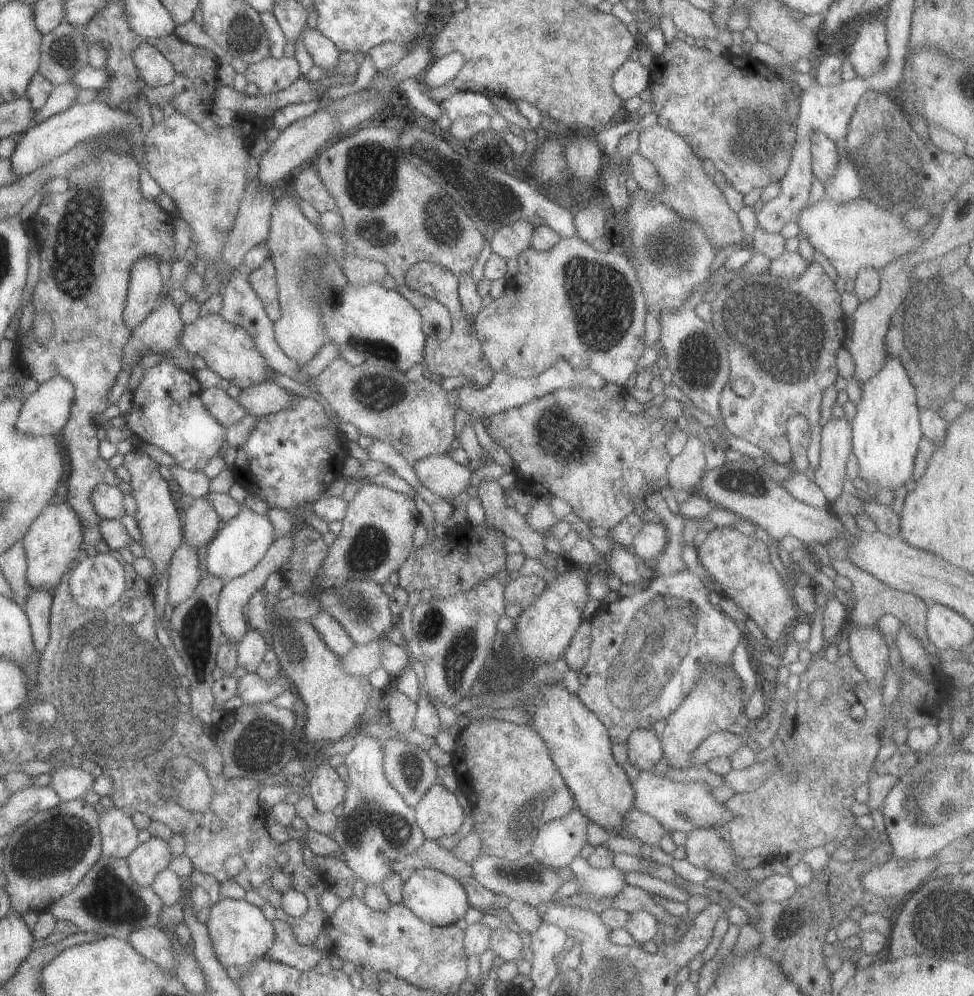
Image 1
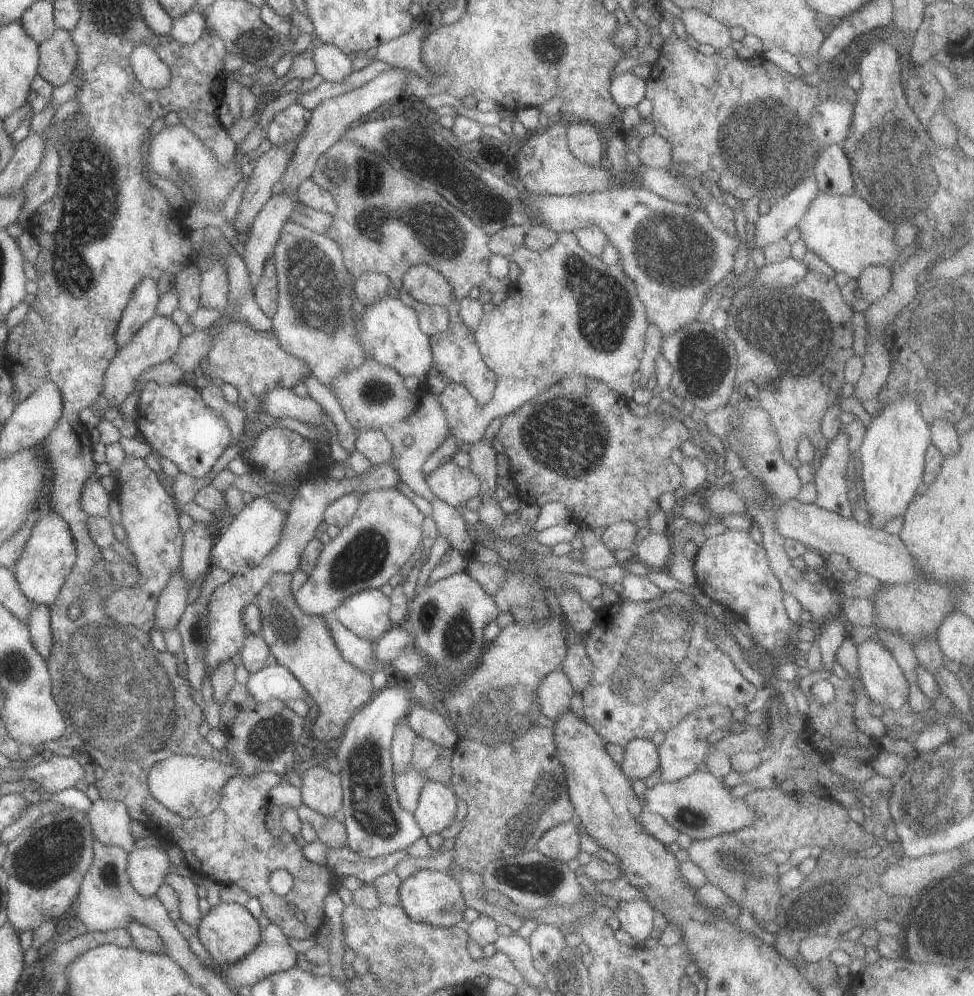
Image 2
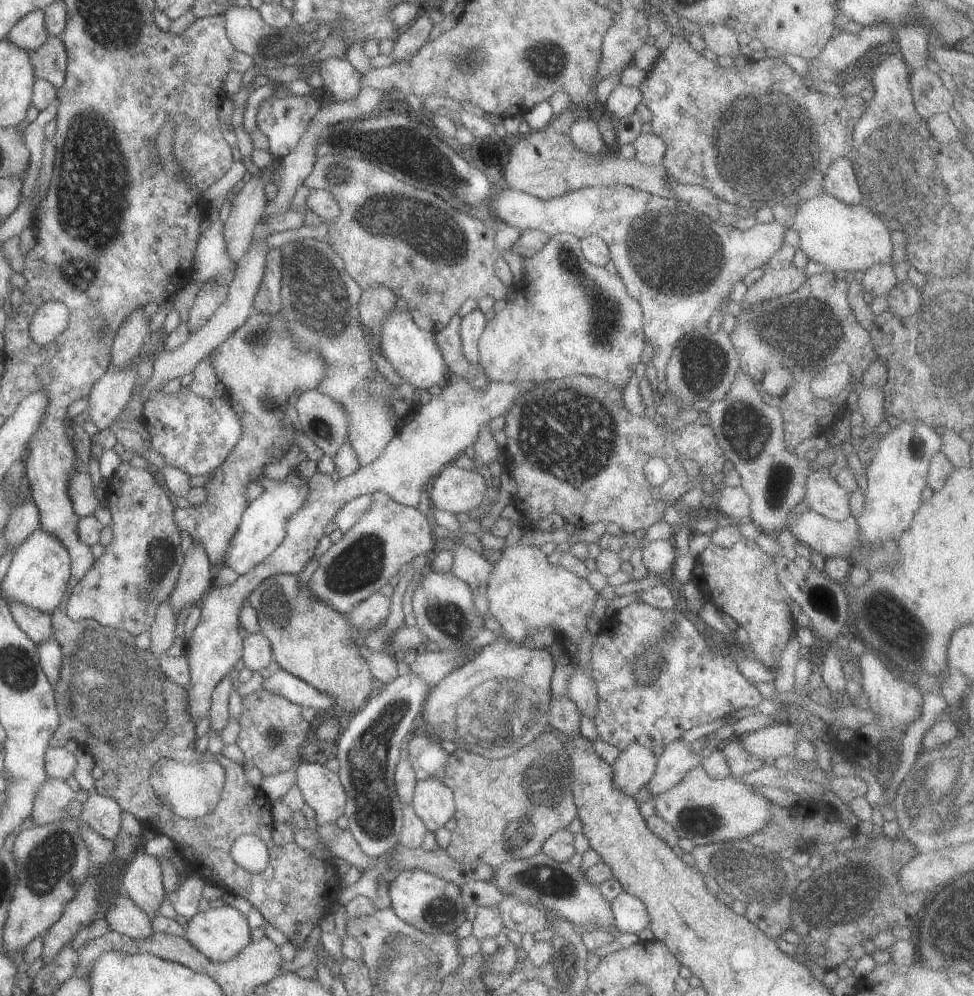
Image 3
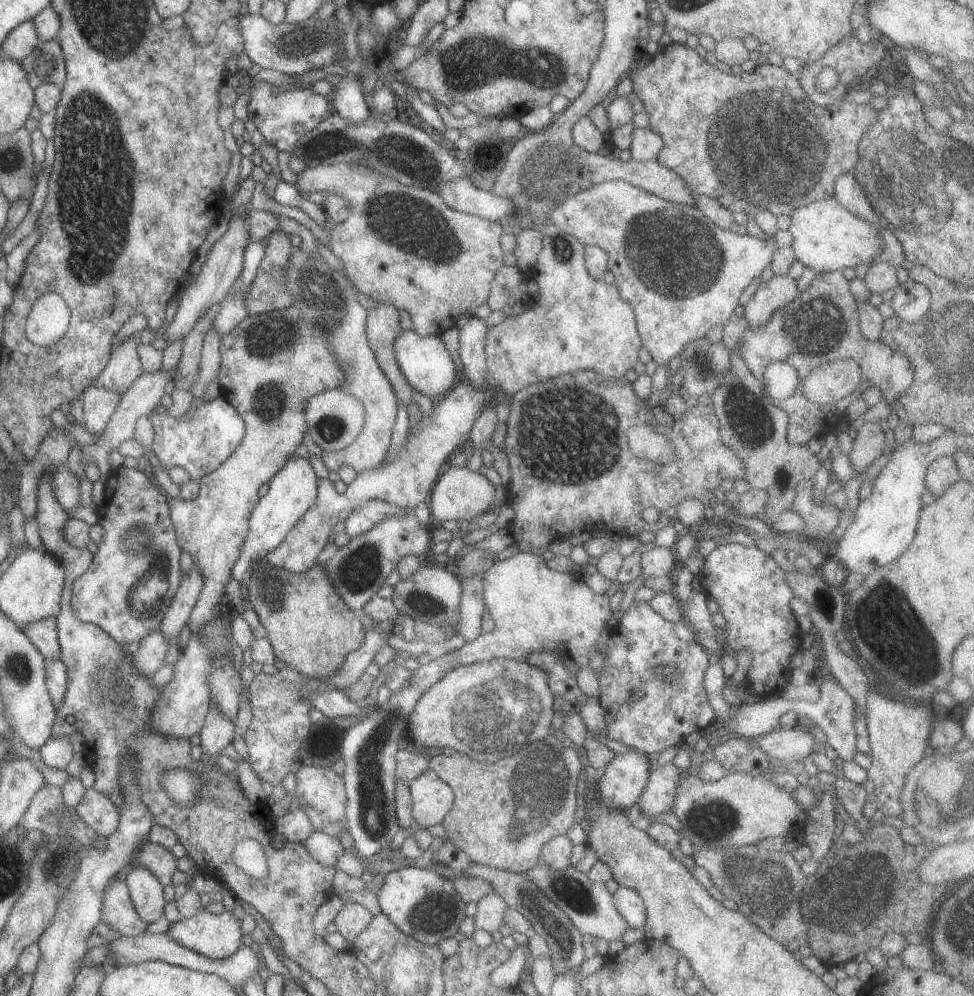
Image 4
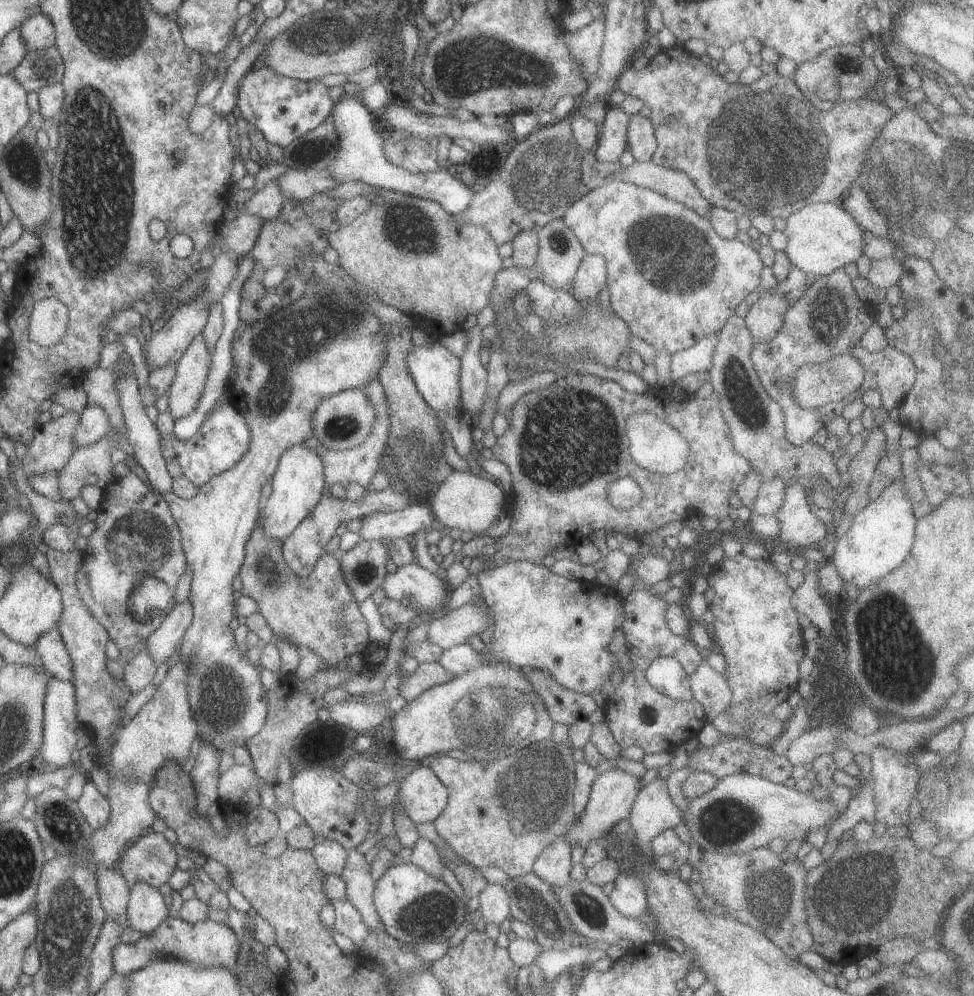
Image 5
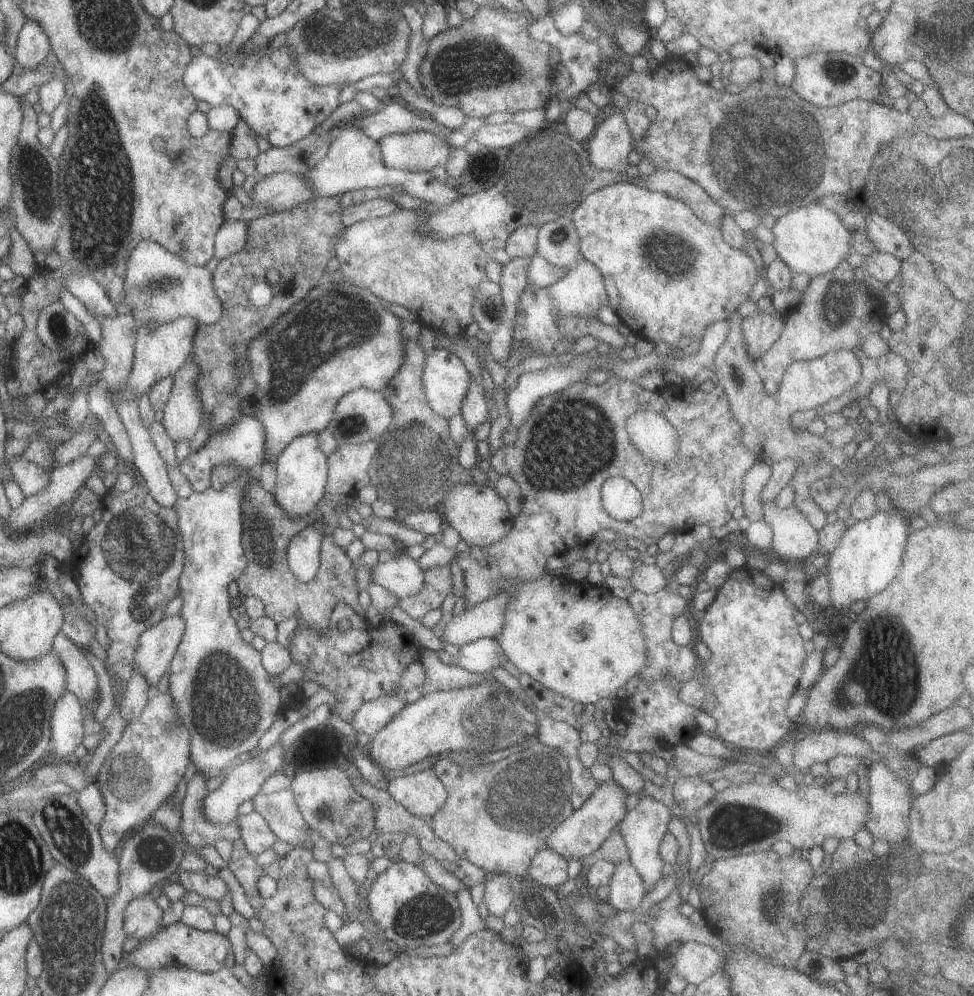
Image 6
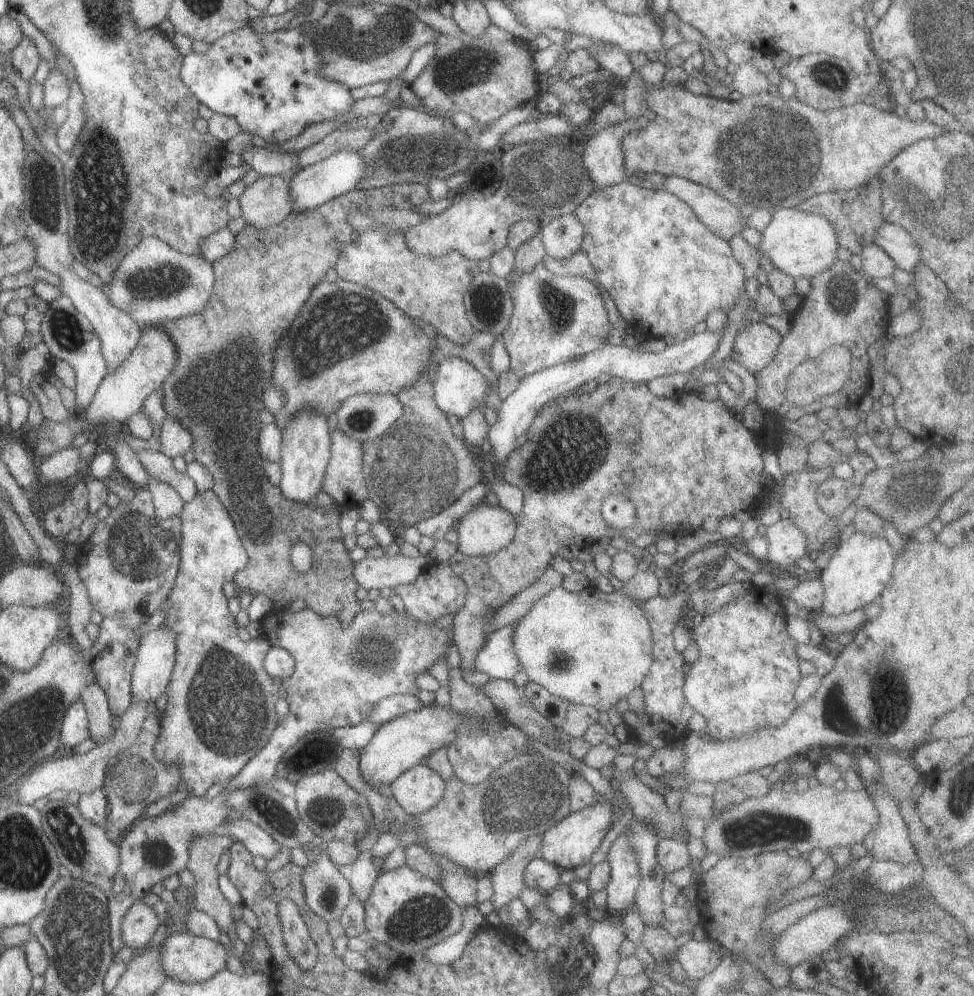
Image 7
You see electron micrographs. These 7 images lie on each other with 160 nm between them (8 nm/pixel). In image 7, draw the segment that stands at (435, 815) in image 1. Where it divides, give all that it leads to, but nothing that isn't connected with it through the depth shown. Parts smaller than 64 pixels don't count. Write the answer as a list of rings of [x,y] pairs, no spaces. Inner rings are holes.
[[[419,762],[403,771],[389,788],[401,810],[413,818],[439,802],[444,780],[427,764]]]

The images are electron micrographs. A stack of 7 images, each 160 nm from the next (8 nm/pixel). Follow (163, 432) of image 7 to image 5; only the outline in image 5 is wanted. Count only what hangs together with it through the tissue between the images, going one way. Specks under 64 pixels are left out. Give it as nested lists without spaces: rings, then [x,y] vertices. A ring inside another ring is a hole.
[[[201,333],[197,334],[174,364],[174,377],[167,389],[166,411],[175,422],[187,416],[201,396],[204,380],[210,365],[210,352],[206,349]]]

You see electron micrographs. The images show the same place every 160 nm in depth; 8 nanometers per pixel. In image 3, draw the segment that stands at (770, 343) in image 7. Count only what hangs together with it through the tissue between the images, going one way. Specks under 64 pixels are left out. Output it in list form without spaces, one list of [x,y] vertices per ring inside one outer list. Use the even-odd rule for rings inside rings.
[[[792,264],[779,270],[763,269],[758,280],[746,288],[740,305],[753,306],[769,298],[785,296],[799,288],[804,280],[804,272]]]

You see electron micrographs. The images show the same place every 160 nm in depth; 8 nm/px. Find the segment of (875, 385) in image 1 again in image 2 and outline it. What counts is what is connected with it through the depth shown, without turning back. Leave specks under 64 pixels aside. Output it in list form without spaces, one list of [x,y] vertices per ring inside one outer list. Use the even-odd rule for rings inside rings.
[[[891,400],[880,404],[877,416],[862,416],[865,430],[861,444],[854,453],[861,462],[859,478],[862,483],[860,503],[869,514],[871,527],[883,529],[893,516],[905,512],[915,495],[923,475],[924,455],[931,445],[928,424],[919,416],[911,400]]]

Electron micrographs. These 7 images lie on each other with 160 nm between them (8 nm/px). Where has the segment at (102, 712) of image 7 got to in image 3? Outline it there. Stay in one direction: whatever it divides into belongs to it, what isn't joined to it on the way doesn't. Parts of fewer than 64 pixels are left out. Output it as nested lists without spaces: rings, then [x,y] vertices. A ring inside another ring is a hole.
[[[7,603],[15,624],[36,644],[52,638],[49,613],[29,608],[24,604]]]

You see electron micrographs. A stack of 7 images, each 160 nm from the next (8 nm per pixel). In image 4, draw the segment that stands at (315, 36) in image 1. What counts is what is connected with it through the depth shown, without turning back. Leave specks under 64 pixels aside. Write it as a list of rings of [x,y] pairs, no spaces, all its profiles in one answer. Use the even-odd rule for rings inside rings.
[[[348,74],[336,85],[329,101],[331,111],[345,122],[357,124],[363,122],[373,113],[367,109],[363,99],[360,79]]]

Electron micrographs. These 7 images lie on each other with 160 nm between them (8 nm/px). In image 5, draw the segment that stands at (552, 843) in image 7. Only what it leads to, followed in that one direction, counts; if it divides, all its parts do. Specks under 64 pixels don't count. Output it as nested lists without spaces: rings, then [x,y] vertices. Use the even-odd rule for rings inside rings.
[[[620,769],[607,770],[597,775],[588,792],[588,799],[581,814],[576,819],[574,818],[572,825],[563,834],[567,844],[571,848],[576,844],[585,848],[589,842],[599,842],[612,826],[629,814],[634,798],[641,787],[639,781],[635,775],[625,773]]]

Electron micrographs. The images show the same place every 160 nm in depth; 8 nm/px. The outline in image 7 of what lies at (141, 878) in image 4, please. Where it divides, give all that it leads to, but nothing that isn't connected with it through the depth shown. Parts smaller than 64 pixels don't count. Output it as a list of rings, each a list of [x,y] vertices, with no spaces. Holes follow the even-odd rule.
[[[135,901],[120,922],[122,944],[133,950],[145,947],[161,922],[162,918],[150,906]]]

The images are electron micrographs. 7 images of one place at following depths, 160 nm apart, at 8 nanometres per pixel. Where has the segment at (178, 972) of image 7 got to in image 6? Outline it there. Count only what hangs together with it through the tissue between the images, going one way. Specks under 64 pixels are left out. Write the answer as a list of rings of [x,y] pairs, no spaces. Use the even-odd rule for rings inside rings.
[[[180,922],[165,926],[150,937],[140,940],[140,943],[128,953],[123,954],[126,965],[140,968],[144,971],[167,967],[187,967],[200,973],[212,973],[221,967],[231,969],[234,965],[231,945],[226,936],[213,931],[200,931],[189,928]]]

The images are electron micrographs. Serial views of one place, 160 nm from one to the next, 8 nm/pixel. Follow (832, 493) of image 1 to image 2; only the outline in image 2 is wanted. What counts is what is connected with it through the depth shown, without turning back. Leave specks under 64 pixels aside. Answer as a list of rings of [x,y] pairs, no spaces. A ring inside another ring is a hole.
[[[842,428],[837,431],[830,441],[826,440],[825,451],[821,456],[817,470],[814,472],[815,474],[813,474],[813,486],[815,486],[817,494],[812,504],[843,518],[852,518],[852,507],[847,500],[846,493],[848,490],[844,478],[846,466],[852,455],[846,446],[847,442],[848,438]]]

